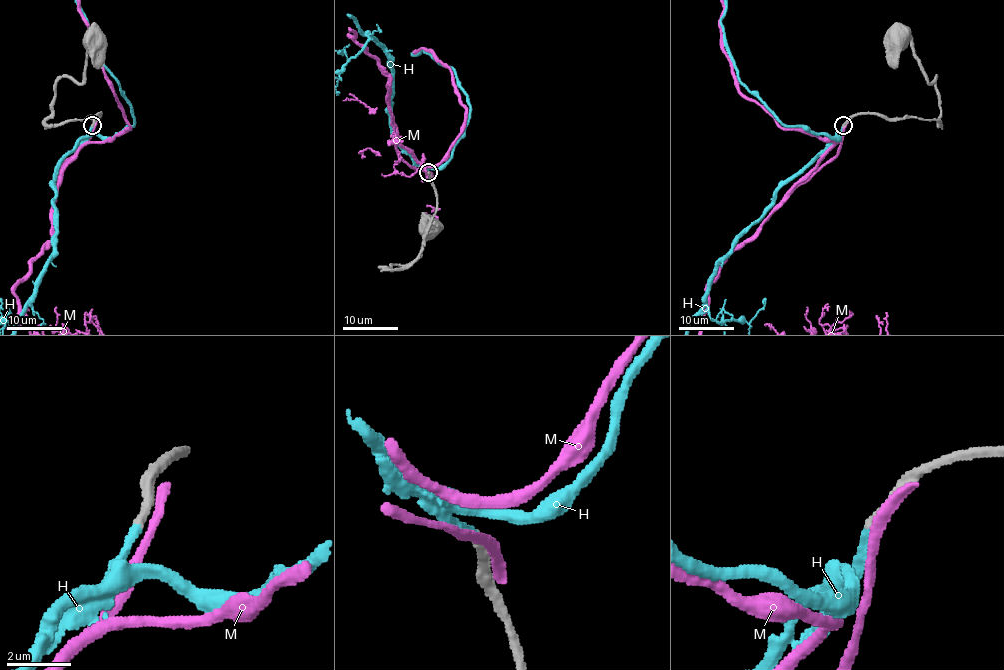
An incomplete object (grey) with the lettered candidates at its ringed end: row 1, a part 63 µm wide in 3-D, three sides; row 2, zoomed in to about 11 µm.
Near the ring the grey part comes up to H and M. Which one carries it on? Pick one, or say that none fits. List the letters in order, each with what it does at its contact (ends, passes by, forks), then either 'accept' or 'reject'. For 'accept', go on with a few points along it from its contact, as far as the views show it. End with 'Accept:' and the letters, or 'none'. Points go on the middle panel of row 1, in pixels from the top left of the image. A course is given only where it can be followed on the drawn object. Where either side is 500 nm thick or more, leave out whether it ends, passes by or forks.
H: it ends there; accept
M: it ends there; reject
Accept: H

